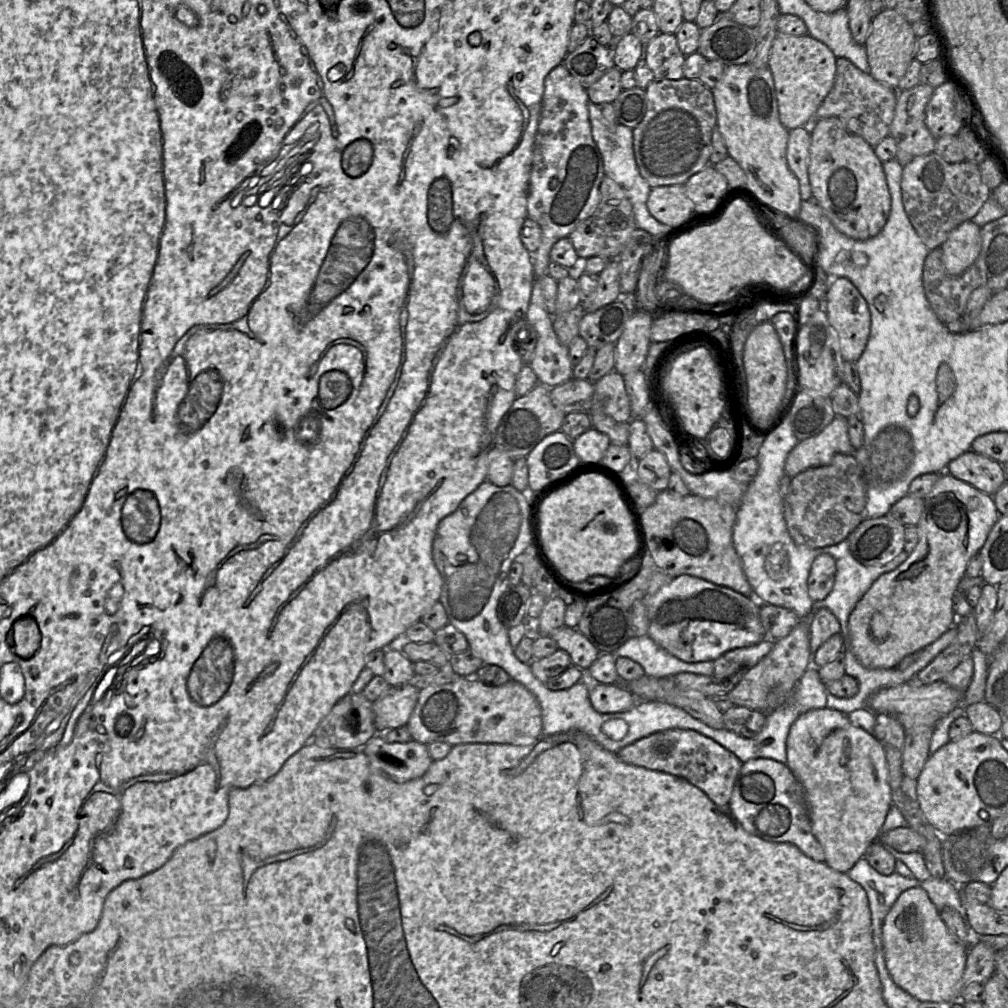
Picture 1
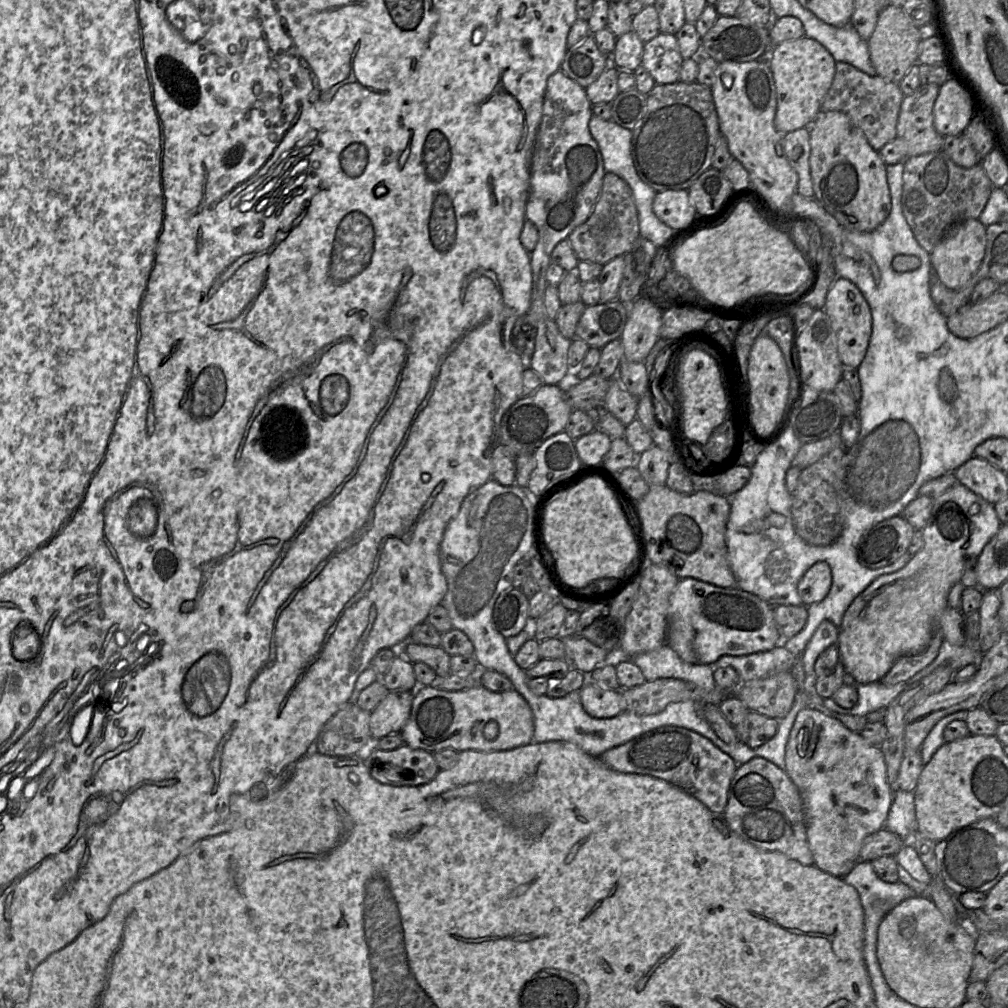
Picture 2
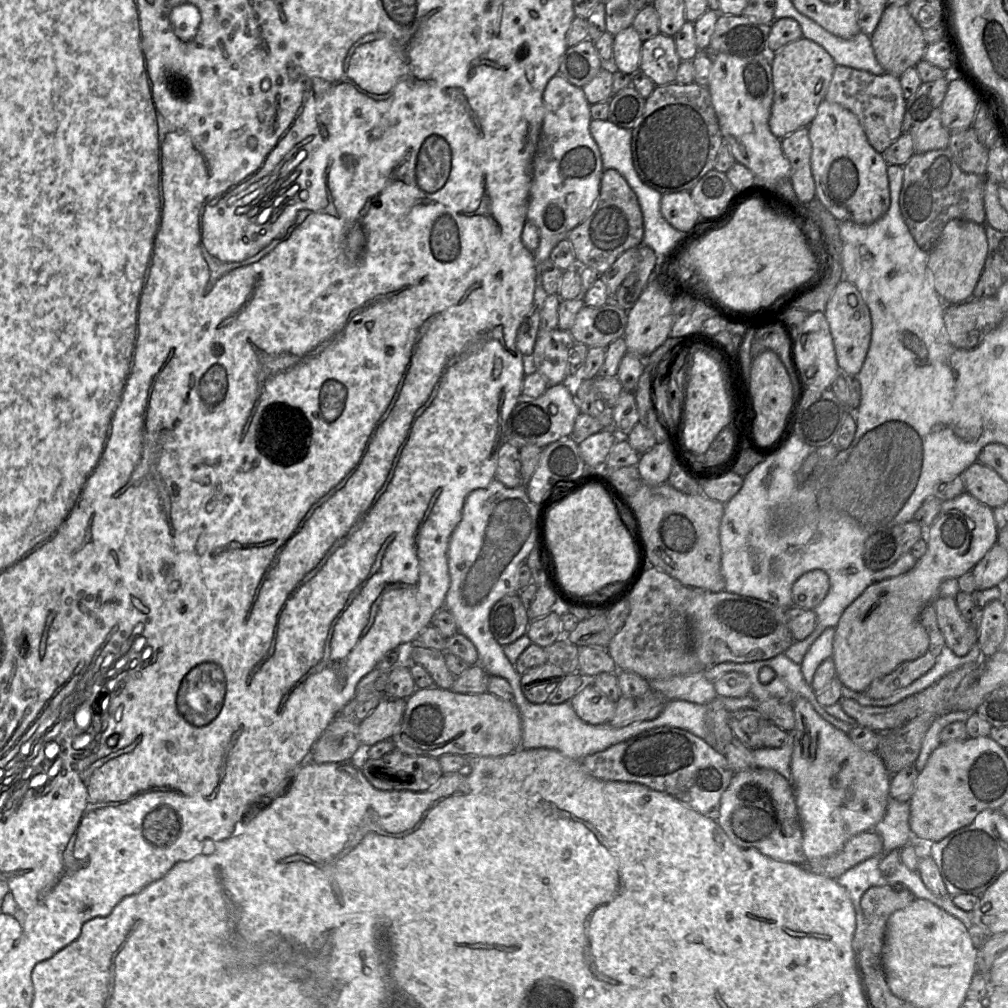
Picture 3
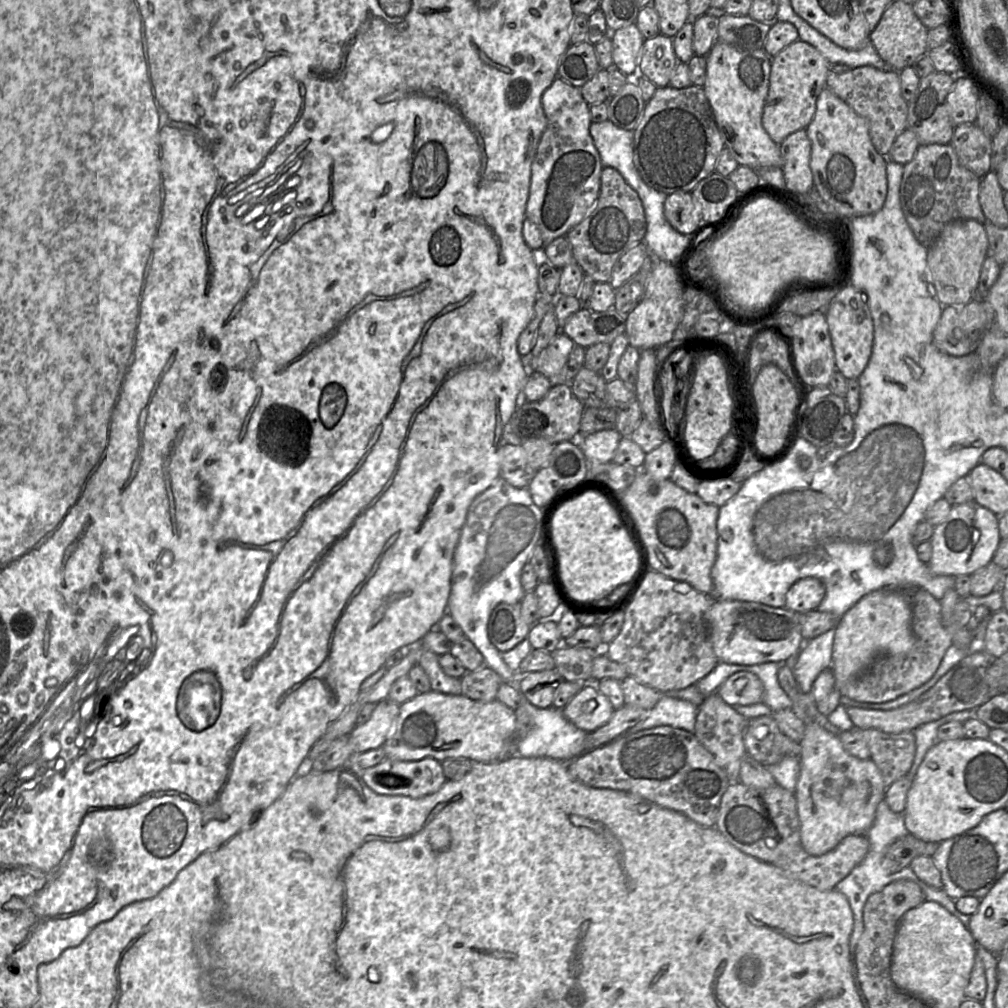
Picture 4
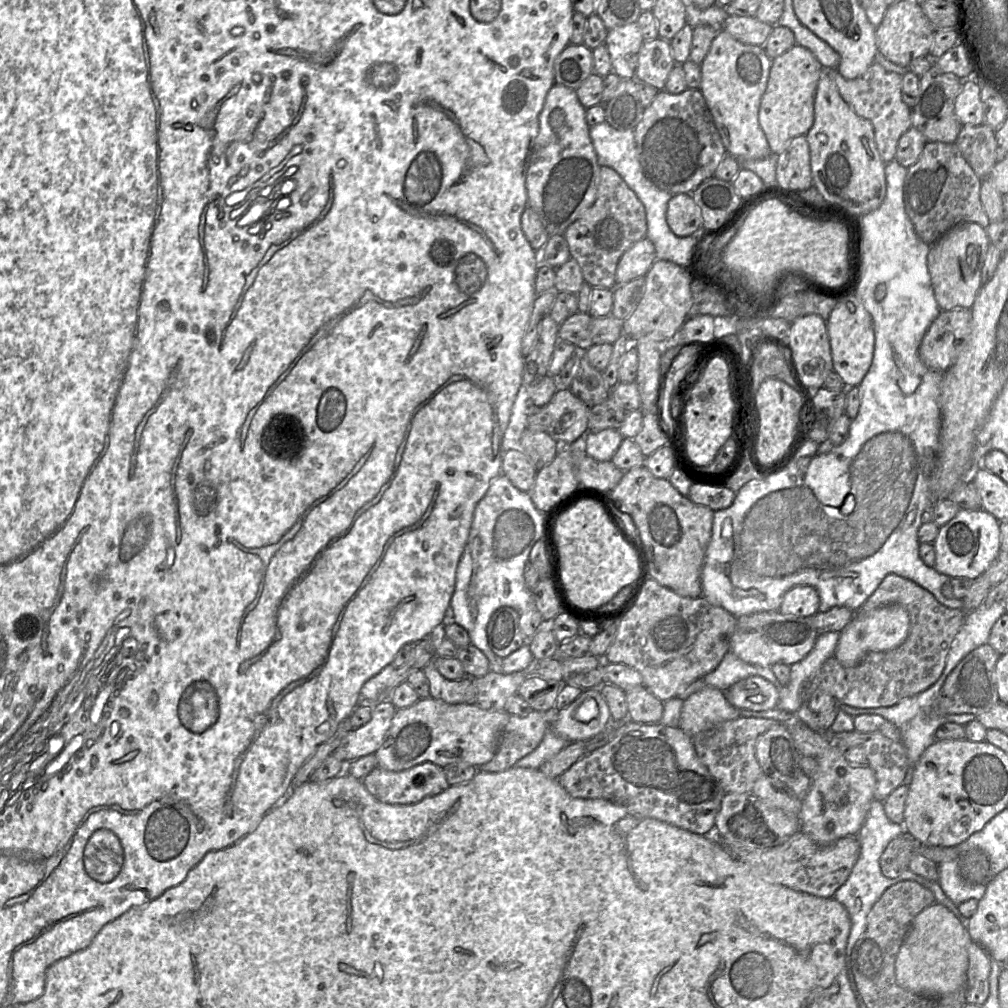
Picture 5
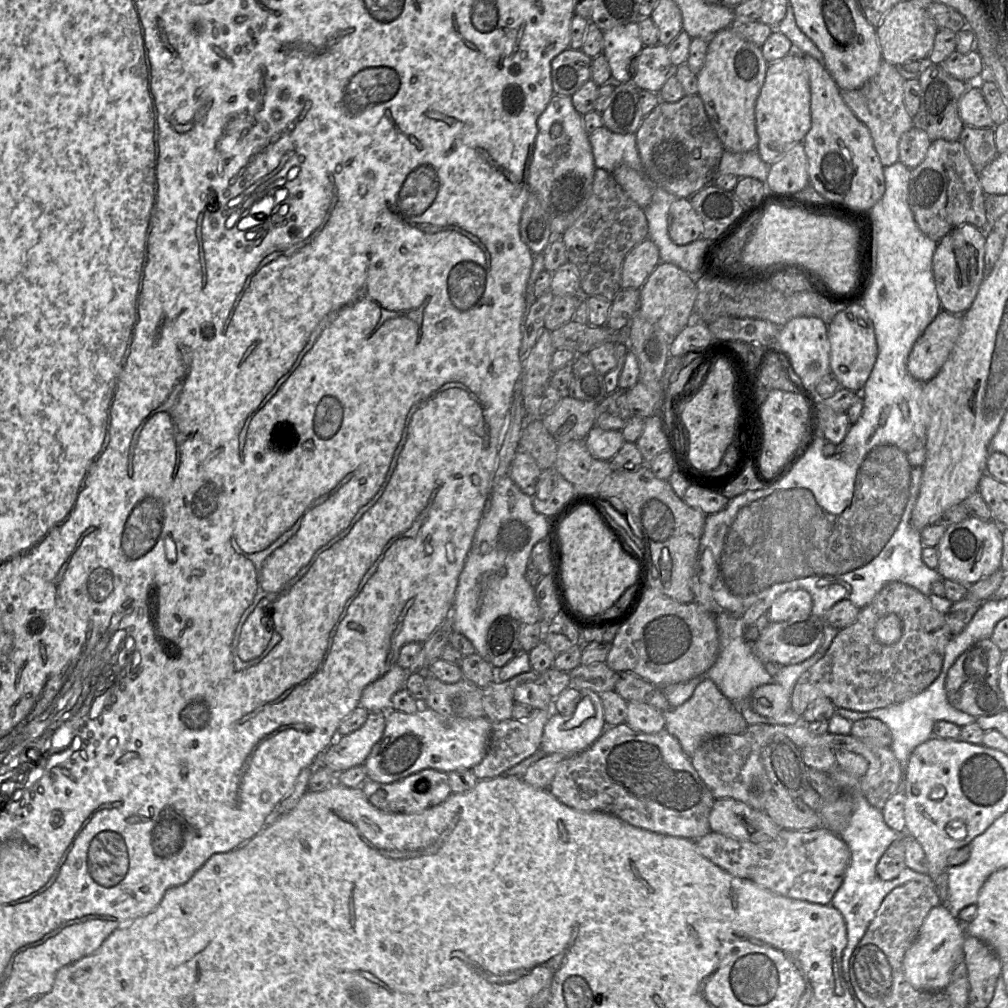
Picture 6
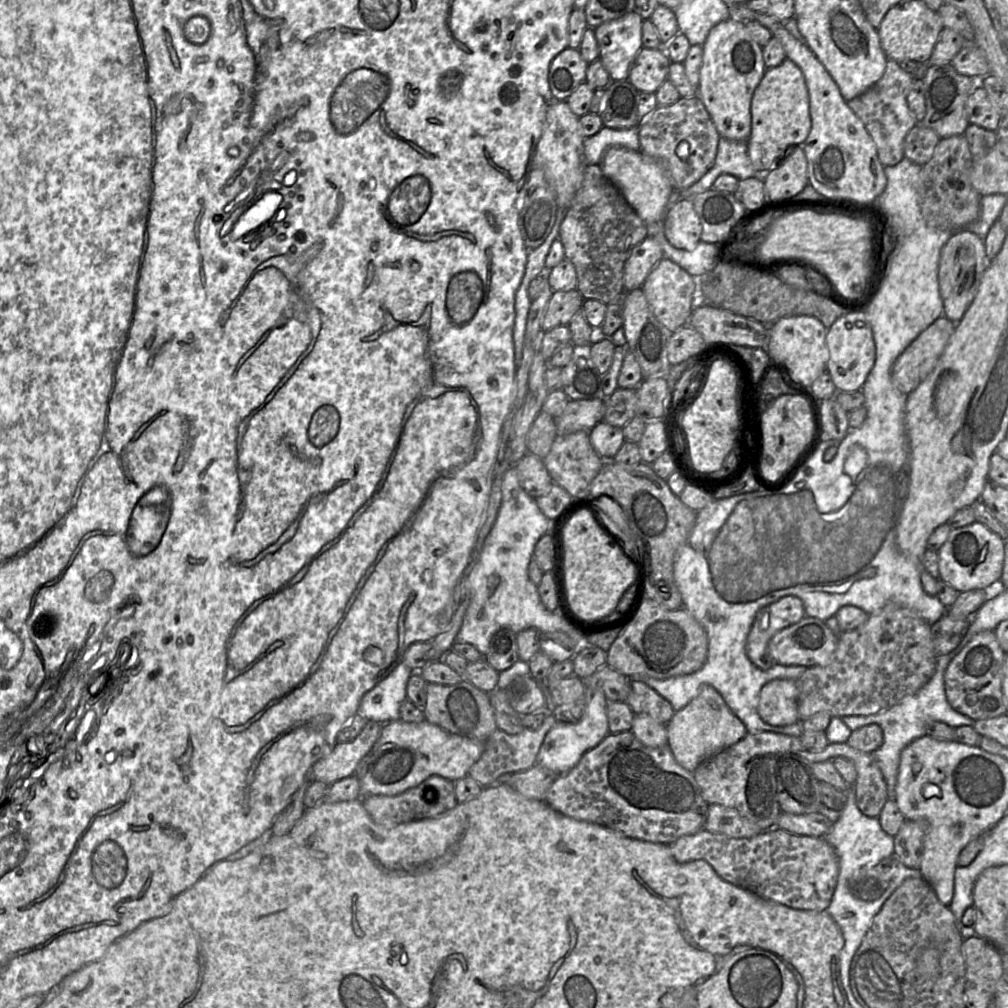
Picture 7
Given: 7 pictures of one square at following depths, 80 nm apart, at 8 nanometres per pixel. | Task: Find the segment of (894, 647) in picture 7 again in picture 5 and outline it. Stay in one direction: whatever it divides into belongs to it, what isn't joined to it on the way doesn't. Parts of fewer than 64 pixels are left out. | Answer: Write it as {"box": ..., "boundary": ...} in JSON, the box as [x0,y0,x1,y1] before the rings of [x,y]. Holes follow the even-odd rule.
{"box":[802,574,967,708],"boundary":[[[888,574],[855,612],[856,617],[891,604],[899,604],[909,613],[909,631],[904,643],[892,650],[869,652],[857,665],[848,668],[831,656],[805,683],[802,704],[807,703],[815,691],[823,691],[831,695],[837,704],[856,708],[889,707],[926,690],[938,680],[951,643],[967,613],[961,608],[943,606],[929,591],[907,578]]]}

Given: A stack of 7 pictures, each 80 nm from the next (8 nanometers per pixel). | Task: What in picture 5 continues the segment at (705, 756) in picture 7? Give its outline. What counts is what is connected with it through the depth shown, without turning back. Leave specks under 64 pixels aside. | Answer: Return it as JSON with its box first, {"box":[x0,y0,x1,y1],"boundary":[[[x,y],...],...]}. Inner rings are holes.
{"box":[678,686,740,737],"boundary":[[[706,686],[684,700],[678,727],[694,737],[739,717],[740,711],[729,703],[724,692]]]}

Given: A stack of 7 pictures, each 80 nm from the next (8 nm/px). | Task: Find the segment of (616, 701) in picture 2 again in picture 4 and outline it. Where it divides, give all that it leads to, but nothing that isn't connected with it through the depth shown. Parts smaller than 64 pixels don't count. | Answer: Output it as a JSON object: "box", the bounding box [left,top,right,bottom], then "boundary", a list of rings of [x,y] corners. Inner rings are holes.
{"box":[561,683,615,733],"boundary":[[[587,683],[561,710],[567,720],[589,733],[605,724],[615,709],[594,683]]]}

